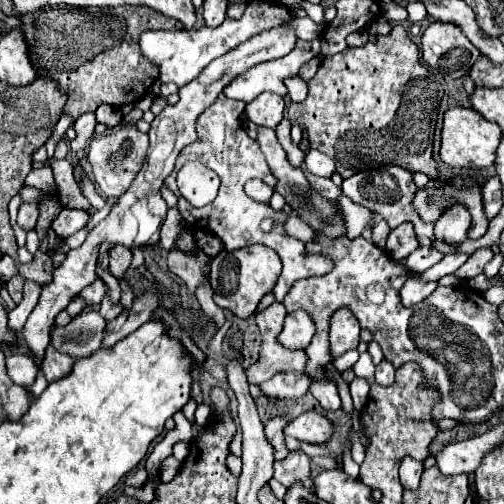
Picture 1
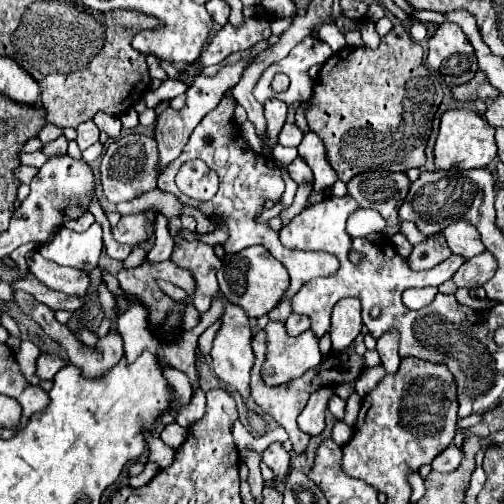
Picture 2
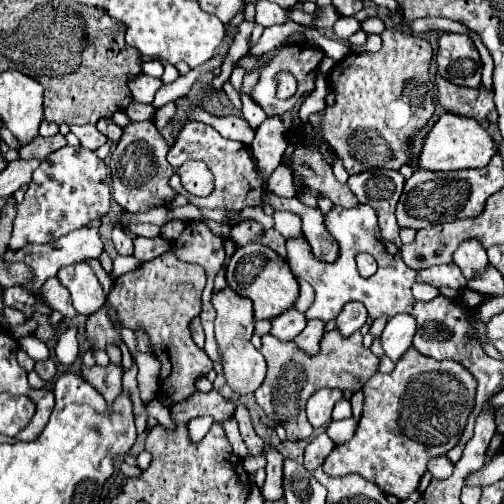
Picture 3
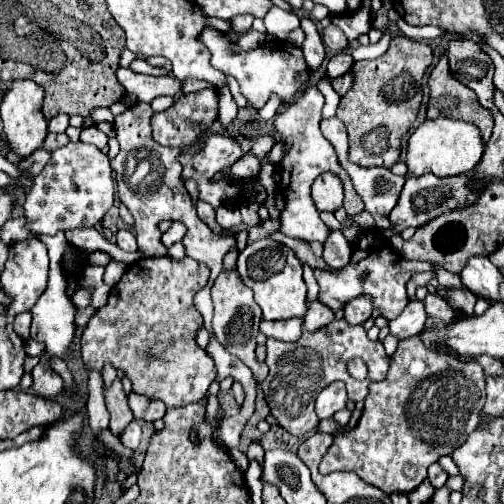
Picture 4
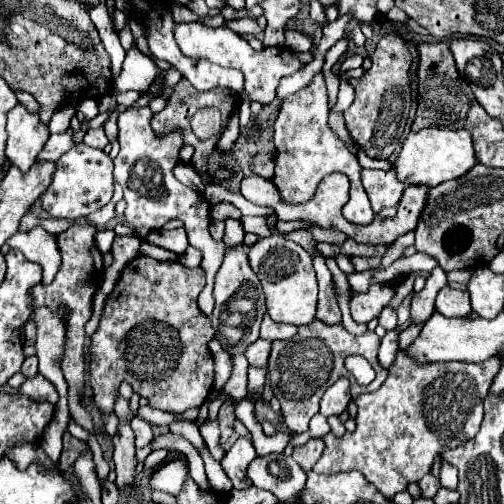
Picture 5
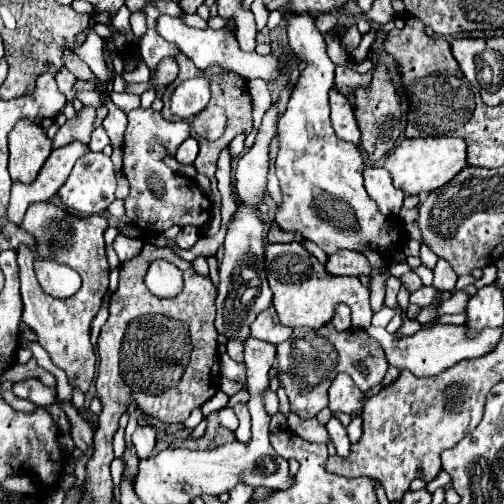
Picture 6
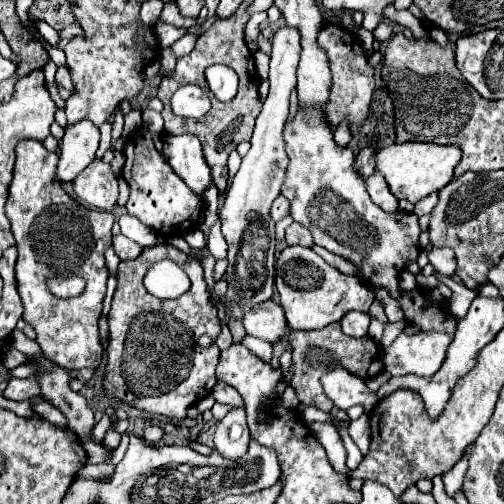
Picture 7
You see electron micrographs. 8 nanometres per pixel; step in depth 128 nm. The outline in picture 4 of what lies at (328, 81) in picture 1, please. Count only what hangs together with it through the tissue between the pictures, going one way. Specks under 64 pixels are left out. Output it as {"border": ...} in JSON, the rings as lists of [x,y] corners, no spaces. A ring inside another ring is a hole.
{"border":[[[394,36],[390,48],[376,60],[354,64],[354,86],[342,96],[336,116],[344,120],[350,138],[350,160],[360,166],[390,168],[400,158],[402,138],[412,128],[422,102],[422,76],[432,62],[432,50],[424,42]]]}

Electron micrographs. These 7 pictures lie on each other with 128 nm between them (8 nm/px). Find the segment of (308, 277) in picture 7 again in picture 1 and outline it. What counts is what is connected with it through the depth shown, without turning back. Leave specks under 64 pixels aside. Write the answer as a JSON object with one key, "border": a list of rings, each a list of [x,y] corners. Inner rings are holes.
{"border":[[[252,244],[234,252],[222,250],[216,258],[212,258],[210,268],[210,286],[214,288],[214,302],[222,308],[232,310],[232,314],[236,314],[238,318],[250,318],[256,312],[258,302],[268,292],[272,292],[272,286],[276,286],[280,270],[280,258],[268,246]],[[340,308],[330,318],[330,354],[332,358],[340,358],[344,352],[352,350],[360,342],[360,322],[352,316],[350,308]]]}

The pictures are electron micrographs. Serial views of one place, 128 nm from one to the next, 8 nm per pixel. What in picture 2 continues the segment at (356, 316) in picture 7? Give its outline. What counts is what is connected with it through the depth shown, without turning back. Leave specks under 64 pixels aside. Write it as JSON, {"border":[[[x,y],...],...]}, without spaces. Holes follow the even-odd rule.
{"border":[[[268,322],[264,328],[268,336],[268,356],[262,366],[266,384],[284,384],[302,376],[308,368],[320,364],[322,354],[318,336],[310,330],[292,338],[286,334],[282,322]]]}

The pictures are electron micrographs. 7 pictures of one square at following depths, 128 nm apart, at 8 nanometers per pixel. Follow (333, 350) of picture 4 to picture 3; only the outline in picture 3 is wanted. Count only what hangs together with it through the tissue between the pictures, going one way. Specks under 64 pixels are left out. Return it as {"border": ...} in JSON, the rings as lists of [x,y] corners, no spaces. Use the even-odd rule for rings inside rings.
{"border":[[[334,328],[332,332],[324,332],[320,352],[316,356],[300,352],[294,342],[280,342],[278,338],[266,334],[262,338],[260,352],[266,358],[268,374],[262,386],[254,392],[256,402],[272,422],[284,426],[288,440],[302,440],[314,432],[304,412],[304,404],[314,392],[318,392],[320,388],[340,388],[342,392],[350,390],[354,394],[362,390],[362,386],[378,372],[380,366],[380,358],[370,348],[364,348],[360,330],[356,330],[352,336],[342,336],[338,328]]]}

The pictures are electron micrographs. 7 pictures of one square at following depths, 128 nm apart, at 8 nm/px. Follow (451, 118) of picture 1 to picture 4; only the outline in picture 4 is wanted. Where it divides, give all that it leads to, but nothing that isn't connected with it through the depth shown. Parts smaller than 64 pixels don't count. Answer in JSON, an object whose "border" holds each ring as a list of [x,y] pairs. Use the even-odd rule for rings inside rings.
{"border":[[[448,118],[428,120],[422,122],[408,140],[406,168],[408,176],[424,176],[424,174],[434,174],[440,178],[460,176],[472,172],[482,160],[482,154],[484,154],[484,144],[480,138],[480,130],[474,124]]]}

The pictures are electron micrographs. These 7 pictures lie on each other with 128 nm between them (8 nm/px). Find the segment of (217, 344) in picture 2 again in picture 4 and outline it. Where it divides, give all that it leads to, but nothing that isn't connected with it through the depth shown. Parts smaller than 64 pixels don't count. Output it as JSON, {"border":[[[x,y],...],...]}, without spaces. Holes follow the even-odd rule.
{"border":[[[222,268],[220,276],[216,278],[212,286],[212,300],[214,300],[214,320],[212,320],[212,332],[216,340],[236,358],[240,358],[256,376],[258,382],[262,382],[268,376],[268,366],[256,362],[254,350],[256,350],[256,336],[258,336],[258,324],[262,320],[260,306],[254,302],[252,290],[240,280],[240,274],[236,268],[226,270]]]}

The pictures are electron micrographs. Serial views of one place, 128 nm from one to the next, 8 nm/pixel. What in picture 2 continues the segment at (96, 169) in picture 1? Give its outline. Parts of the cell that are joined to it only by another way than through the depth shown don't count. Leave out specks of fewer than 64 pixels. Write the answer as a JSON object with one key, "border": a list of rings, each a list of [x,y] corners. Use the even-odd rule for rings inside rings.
{"border":[[[128,134],[120,140],[114,140],[108,144],[104,156],[102,156],[102,166],[100,166],[100,184],[104,188],[106,198],[112,204],[128,202],[132,198],[142,196],[144,192],[150,192],[156,188],[158,180],[158,148],[156,140],[152,136],[144,134]]]}

